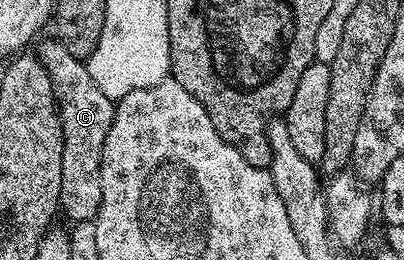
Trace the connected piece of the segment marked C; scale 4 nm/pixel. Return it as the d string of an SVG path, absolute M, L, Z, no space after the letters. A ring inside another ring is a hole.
M49 40L42 43L38 57L54 84L56 103L60 105L64 137L60 210L69 218L69 223L91 222L102 204L102 148L112 127L116 107L113 99L108 98L98 84L94 84L87 65L81 59L70 56L60 42Z

